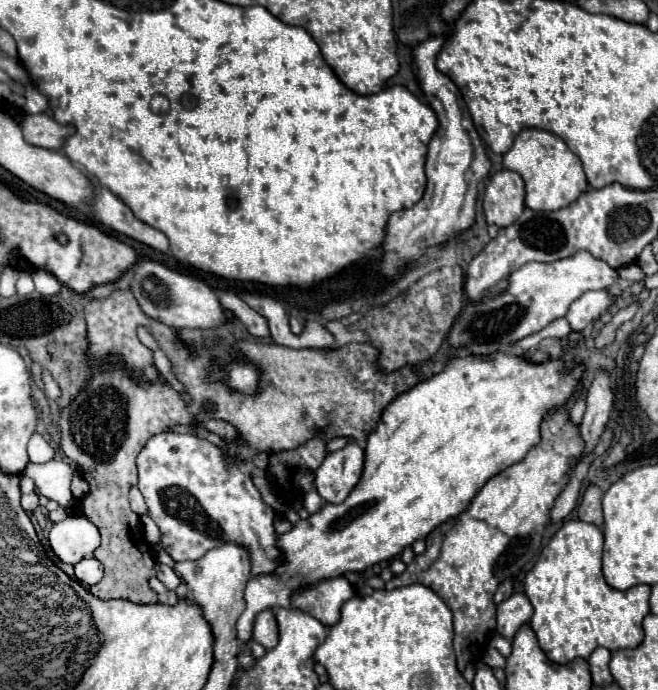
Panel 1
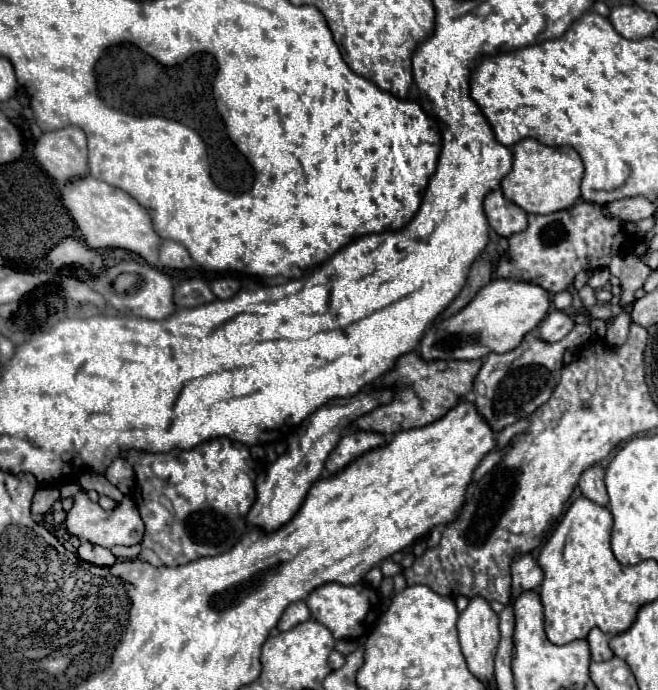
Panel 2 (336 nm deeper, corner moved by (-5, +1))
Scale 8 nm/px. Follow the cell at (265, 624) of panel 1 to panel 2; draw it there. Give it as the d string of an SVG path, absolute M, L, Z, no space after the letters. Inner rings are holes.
M294 602L294 604L290 604L290 606L284 610L284 614L282 614L280 622L278 622L278 630L280 630L280 632L286 632L286 630L294 628L296 624L300 624L300 622L304 622L304 620L308 620L308 618L310 618L308 606L306 606L304 602Z

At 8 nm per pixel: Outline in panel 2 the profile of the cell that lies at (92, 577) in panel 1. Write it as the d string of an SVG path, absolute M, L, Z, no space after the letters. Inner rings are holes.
M86 540L80 542L78 546L78 556L90 564L96 564L96 566L112 566L116 562L116 556L108 550L108 548L102 548L102 546L96 546L96 544L90 544Z

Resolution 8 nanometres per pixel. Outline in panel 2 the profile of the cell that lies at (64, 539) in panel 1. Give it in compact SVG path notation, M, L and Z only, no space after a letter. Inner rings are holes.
M78 482L60 486L60 496L72 500L72 508L66 512L66 522L64 522L68 534L72 534L80 540L88 540L90 544L104 546L104 548L140 544L140 540L144 536L144 522L136 510L136 504L130 498L124 498L114 510L106 512L88 498L86 490Z

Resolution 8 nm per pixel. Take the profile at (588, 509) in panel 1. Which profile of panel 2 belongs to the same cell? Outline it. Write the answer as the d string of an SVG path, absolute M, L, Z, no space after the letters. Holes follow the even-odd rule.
M592 466L588 468L580 482L578 482L582 496L590 498L592 502L600 504L600 506L608 506L608 494L606 494L606 486L604 486L604 468L602 466Z

